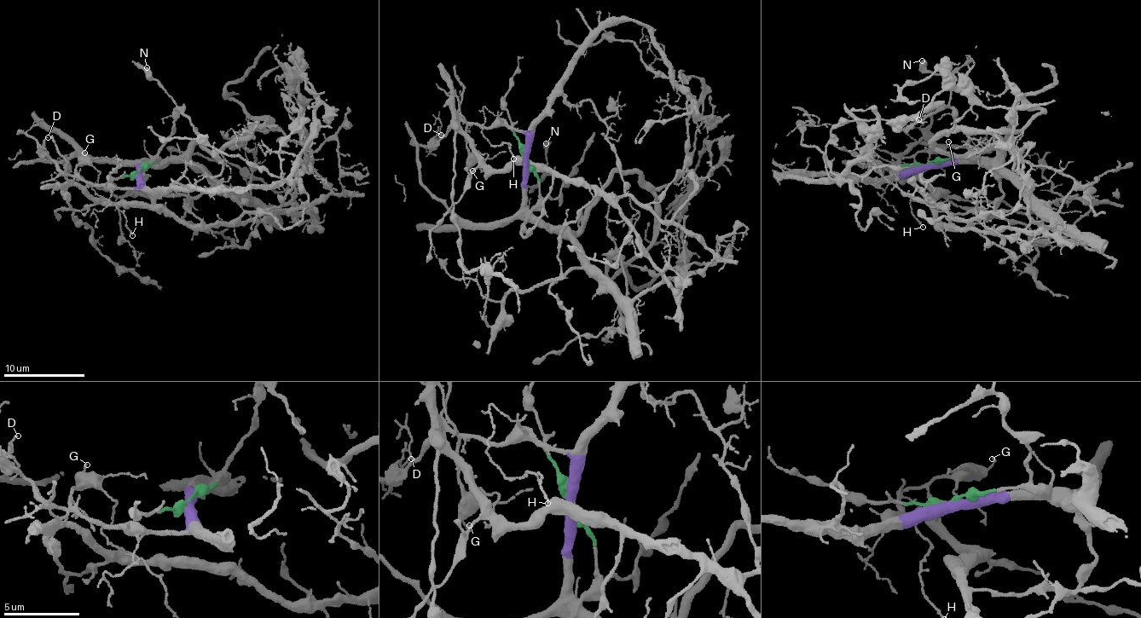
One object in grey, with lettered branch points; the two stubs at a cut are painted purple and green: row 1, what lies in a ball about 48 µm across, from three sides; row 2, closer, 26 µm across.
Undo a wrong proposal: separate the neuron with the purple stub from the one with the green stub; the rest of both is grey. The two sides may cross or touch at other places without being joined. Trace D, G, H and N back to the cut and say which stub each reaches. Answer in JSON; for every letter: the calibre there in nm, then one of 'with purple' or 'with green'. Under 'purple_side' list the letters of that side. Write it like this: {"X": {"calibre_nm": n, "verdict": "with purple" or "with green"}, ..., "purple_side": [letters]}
{"D": {"calibre_nm": 100, "verdict": "with purple"}, "G": {"calibre_nm": 120, "verdict": "with purple"}, "H": {"calibre_nm": 140, "verdict": "with purple"}, "N": {"calibre_nm": 550, "verdict": "with green"}, "purple_side": ["D", "G", "H"]}

